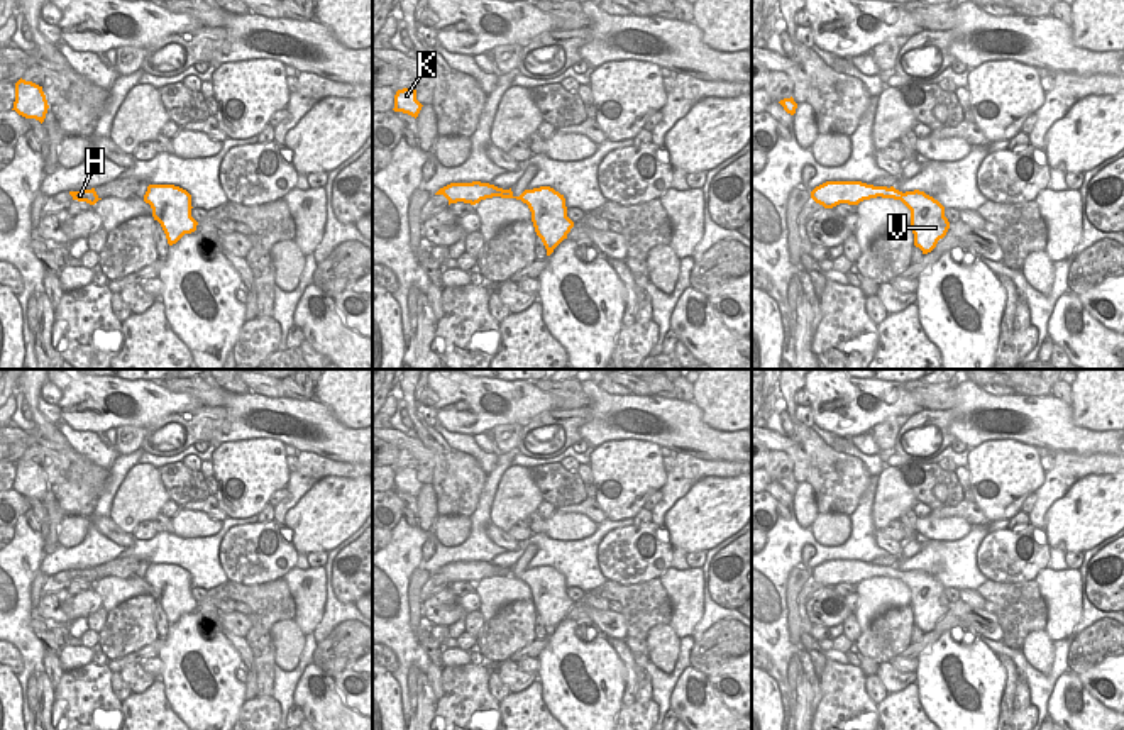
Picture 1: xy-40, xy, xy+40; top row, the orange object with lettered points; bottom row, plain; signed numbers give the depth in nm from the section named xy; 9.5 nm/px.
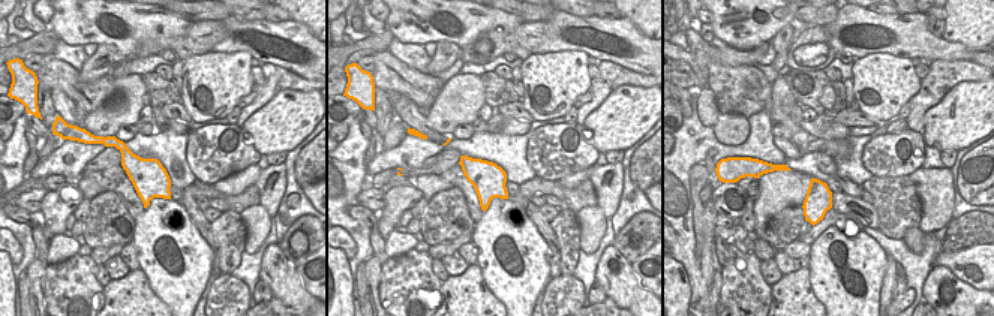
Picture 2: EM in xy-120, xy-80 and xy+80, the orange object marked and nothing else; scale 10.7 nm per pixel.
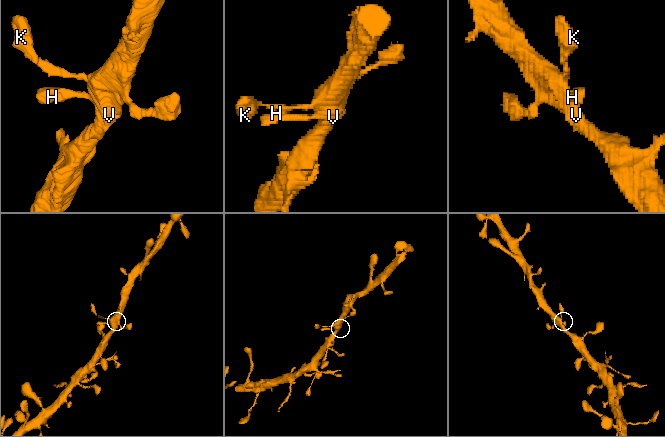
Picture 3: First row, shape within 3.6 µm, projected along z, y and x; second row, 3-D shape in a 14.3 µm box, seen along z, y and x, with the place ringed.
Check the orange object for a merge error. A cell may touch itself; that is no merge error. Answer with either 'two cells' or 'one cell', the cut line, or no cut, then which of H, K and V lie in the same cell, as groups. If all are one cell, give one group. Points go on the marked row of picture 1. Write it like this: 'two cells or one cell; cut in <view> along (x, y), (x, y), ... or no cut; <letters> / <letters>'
one cell; no cut; H K V

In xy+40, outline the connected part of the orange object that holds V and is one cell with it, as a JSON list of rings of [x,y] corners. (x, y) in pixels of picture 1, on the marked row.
[[[826,181],[811,191],[811,198],[824,208],[840,203],[858,205],[877,196],[901,200],[911,210],[914,246],[923,254],[931,252],[946,235],[950,222],[945,217],[945,207],[919,190],[902,193],[894,186],[873,186],[862,181]]]

